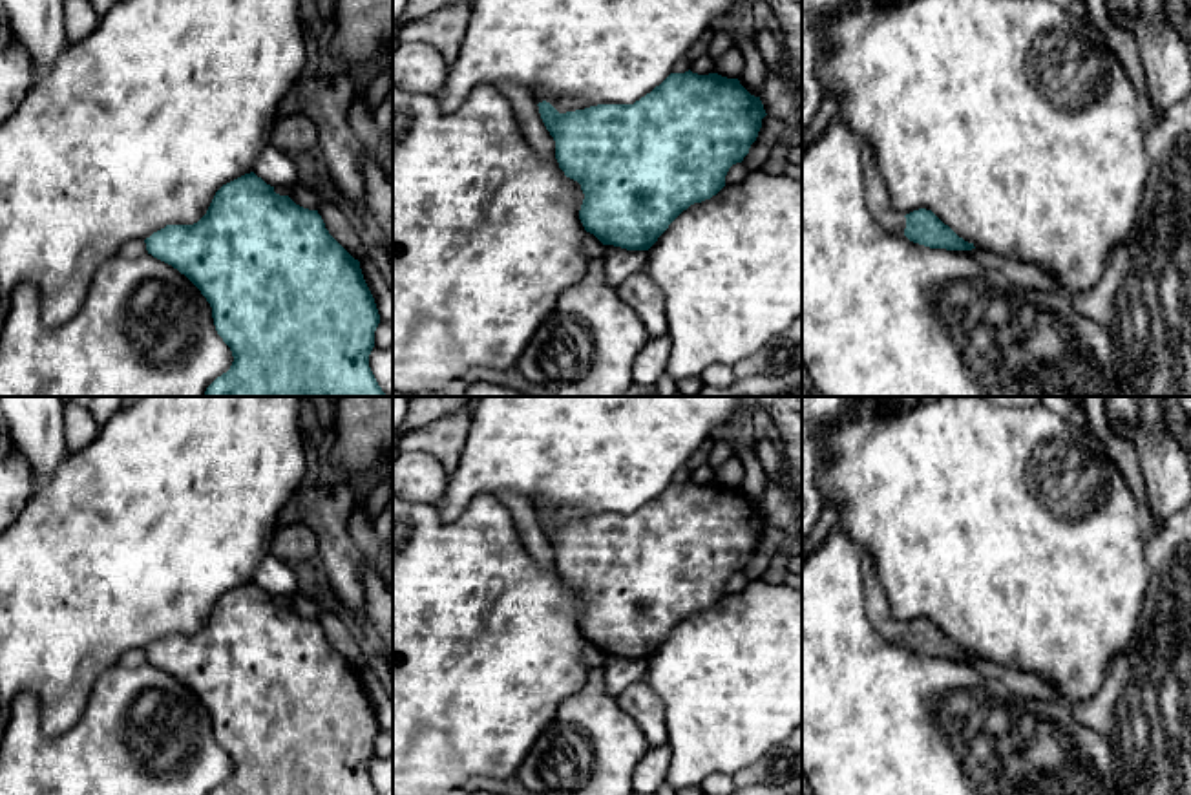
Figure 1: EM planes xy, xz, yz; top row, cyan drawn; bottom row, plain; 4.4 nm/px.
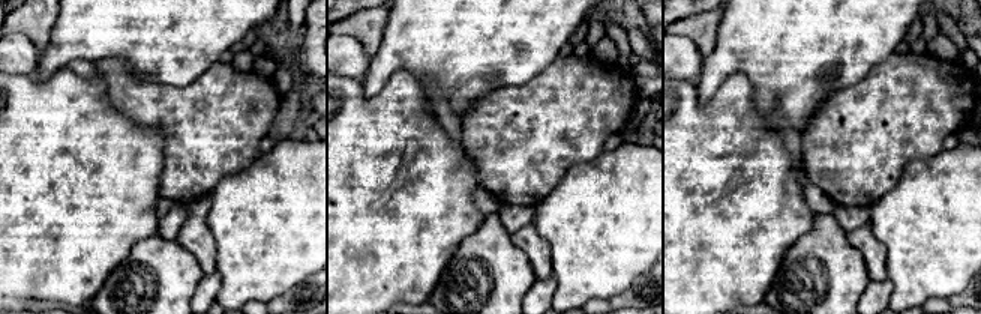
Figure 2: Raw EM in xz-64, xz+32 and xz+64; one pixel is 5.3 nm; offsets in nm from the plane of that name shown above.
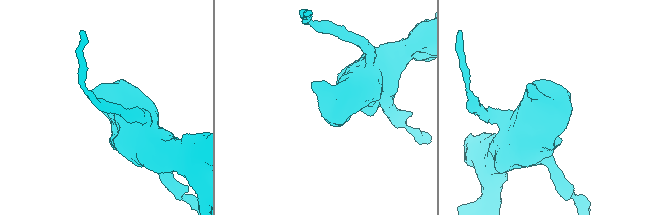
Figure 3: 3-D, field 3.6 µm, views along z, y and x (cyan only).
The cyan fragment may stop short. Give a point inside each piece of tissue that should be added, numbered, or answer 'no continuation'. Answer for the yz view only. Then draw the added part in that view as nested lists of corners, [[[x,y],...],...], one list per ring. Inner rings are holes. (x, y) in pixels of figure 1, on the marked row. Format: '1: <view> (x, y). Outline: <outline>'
1: yz (877, 194). Outline: [[[864,139],[860,159],[864,166],[866,201],[870,205],[871,216],[890,234],[904,234],[906,217],[893,207],[891,194],[877,164],[877,154]]]

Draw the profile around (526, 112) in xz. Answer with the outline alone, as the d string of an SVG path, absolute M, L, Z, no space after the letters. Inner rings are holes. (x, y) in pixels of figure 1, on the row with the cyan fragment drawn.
M501 80L495 88L510 101L528 144L541 157L555 159L555 141L541 119L533 95L511 80Z

